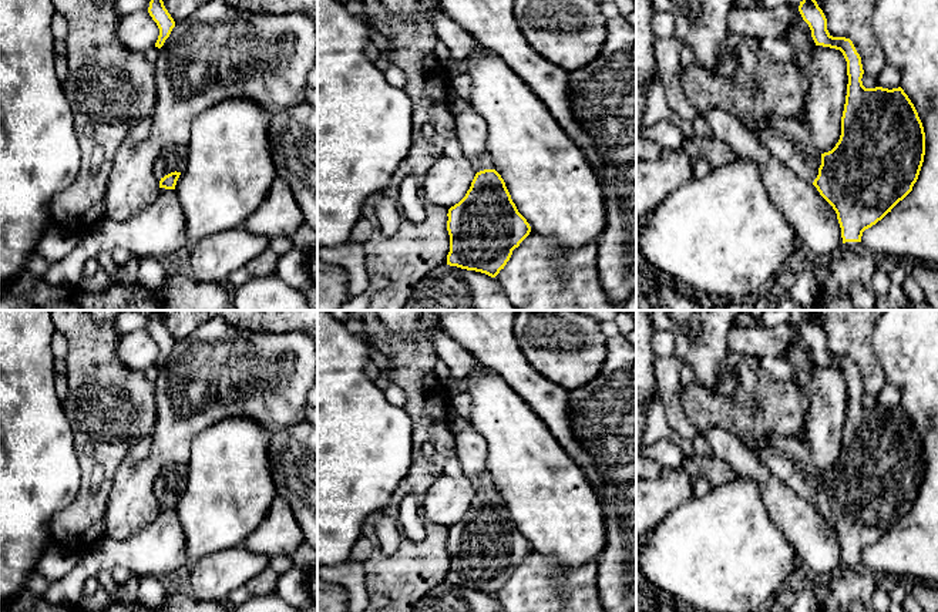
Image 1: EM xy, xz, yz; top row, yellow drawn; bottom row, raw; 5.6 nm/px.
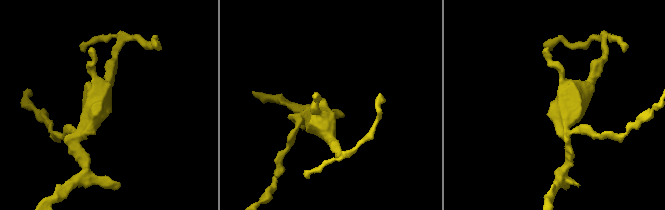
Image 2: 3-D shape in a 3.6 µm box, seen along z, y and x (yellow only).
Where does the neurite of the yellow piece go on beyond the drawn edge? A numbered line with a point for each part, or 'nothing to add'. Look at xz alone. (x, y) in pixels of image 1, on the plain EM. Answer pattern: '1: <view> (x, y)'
1: xz (484, 480)

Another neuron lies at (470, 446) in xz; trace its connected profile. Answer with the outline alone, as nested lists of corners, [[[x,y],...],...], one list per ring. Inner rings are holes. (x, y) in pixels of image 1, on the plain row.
[[[470,423],[455,437],[455,457],[470,480],[487,471],[487,443]]]

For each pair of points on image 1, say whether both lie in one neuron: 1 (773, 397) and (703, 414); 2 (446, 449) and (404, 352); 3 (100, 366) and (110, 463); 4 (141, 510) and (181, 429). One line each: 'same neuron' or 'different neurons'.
1: same neuron
2: same neuron
3: same neuron
4: same neuron

